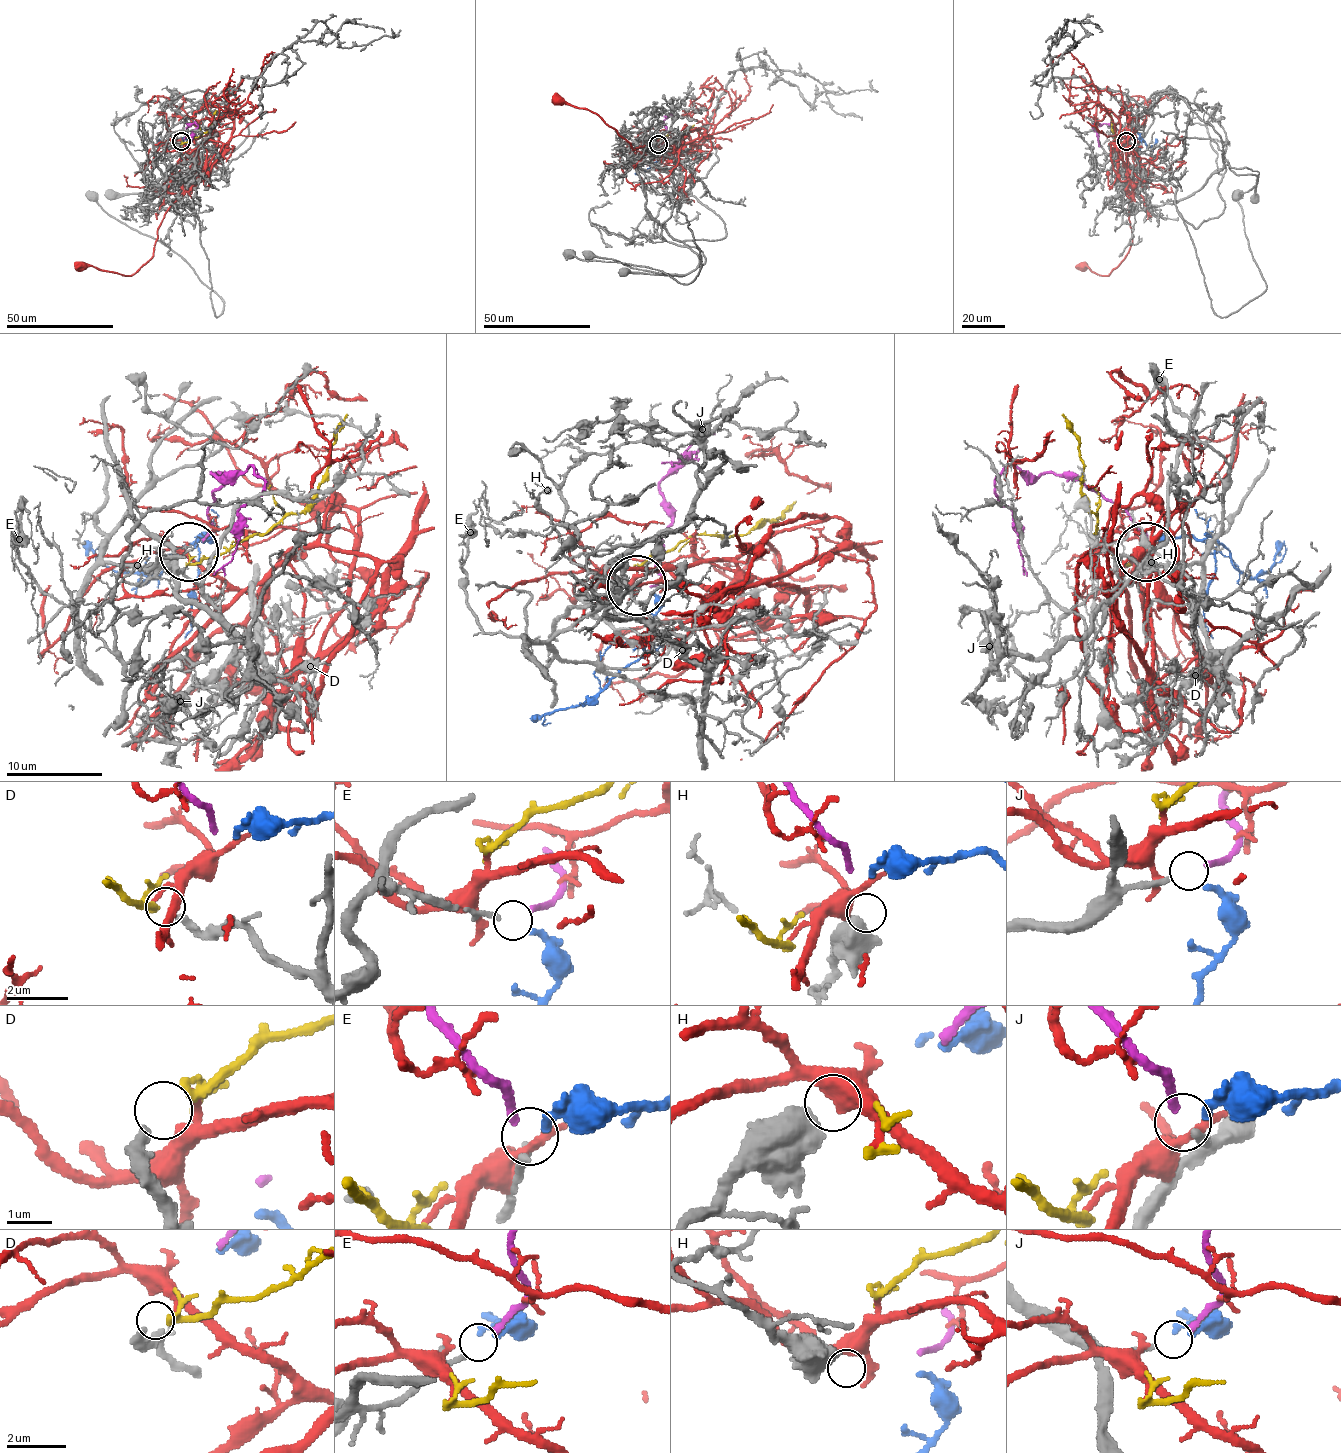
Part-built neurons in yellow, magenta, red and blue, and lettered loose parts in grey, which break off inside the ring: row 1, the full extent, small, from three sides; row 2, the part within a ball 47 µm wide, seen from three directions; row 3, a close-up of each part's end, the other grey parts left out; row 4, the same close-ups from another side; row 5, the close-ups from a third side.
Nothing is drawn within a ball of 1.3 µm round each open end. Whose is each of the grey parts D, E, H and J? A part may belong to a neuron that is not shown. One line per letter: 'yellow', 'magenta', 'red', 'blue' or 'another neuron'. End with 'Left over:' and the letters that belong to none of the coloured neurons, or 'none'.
D: yellow
E: blue
H: another neuron
J: magenta
Left over: H

